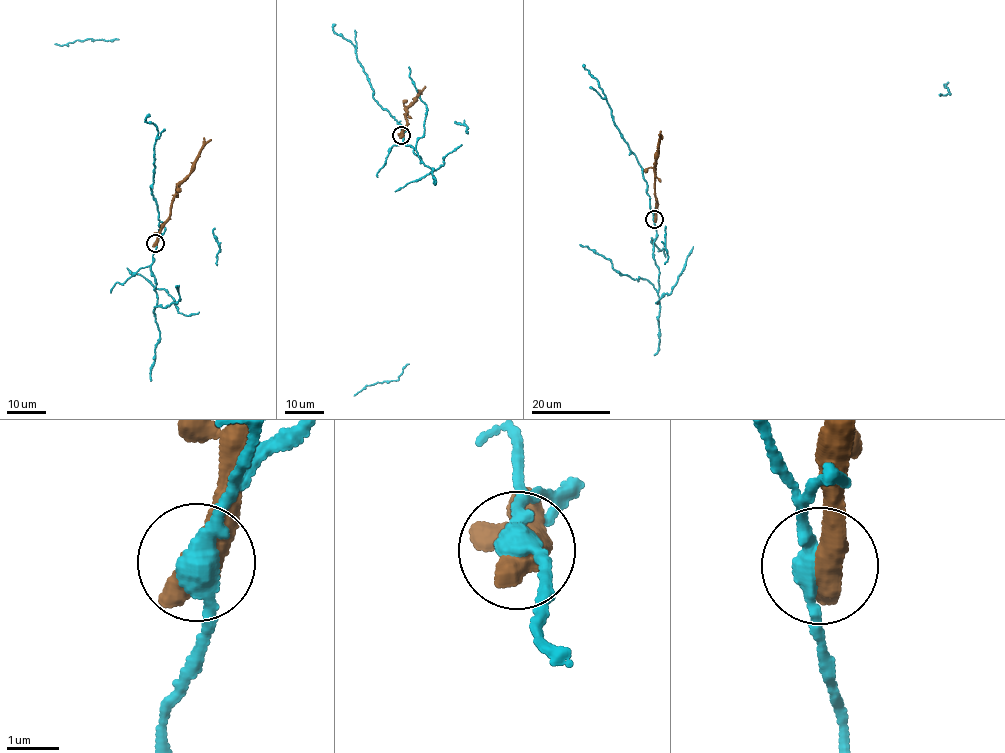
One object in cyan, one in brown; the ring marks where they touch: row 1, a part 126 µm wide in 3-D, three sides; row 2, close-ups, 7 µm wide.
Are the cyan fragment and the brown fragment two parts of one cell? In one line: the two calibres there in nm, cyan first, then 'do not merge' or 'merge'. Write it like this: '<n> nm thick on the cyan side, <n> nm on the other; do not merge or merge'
360 nm thick on the cyan side, 700 nm on the other; do not merge

